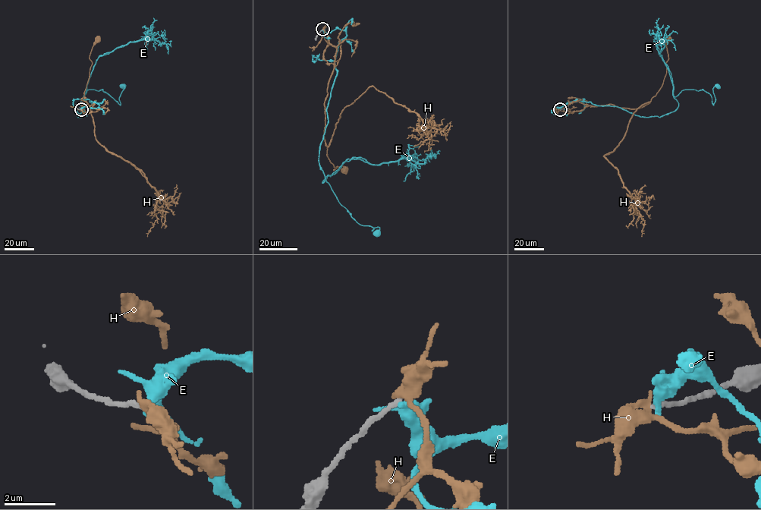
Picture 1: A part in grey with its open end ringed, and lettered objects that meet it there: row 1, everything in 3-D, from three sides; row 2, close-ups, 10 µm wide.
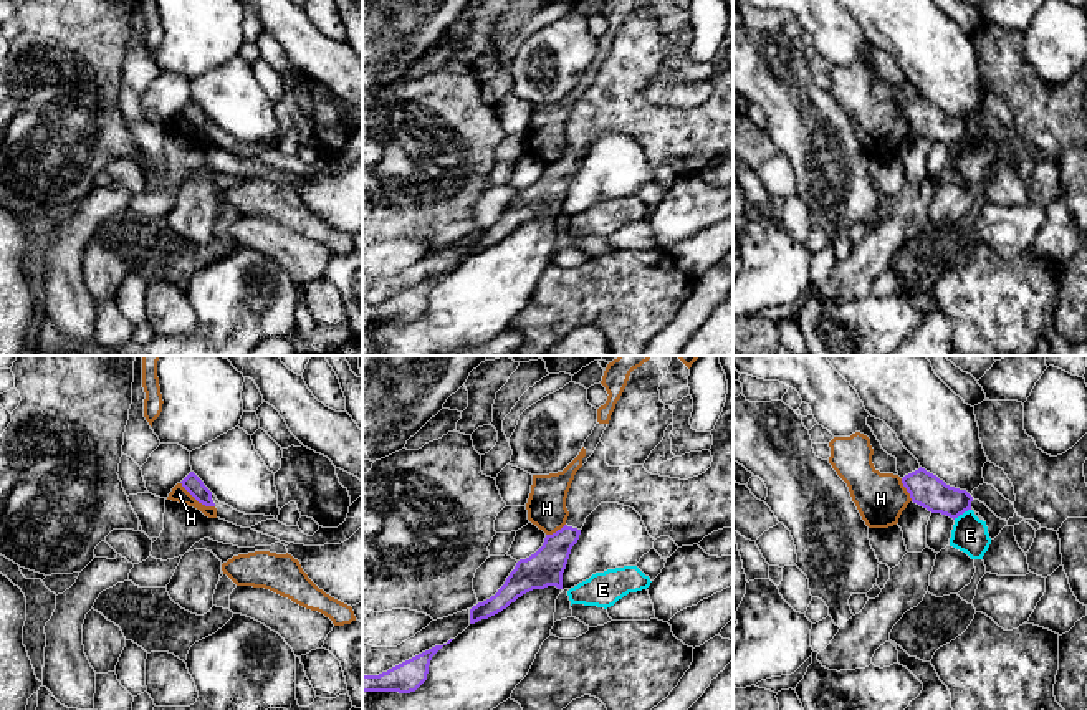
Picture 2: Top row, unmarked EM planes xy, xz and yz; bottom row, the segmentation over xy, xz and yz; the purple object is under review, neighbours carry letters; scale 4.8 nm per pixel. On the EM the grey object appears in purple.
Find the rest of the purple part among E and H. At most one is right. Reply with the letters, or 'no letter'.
no letter

